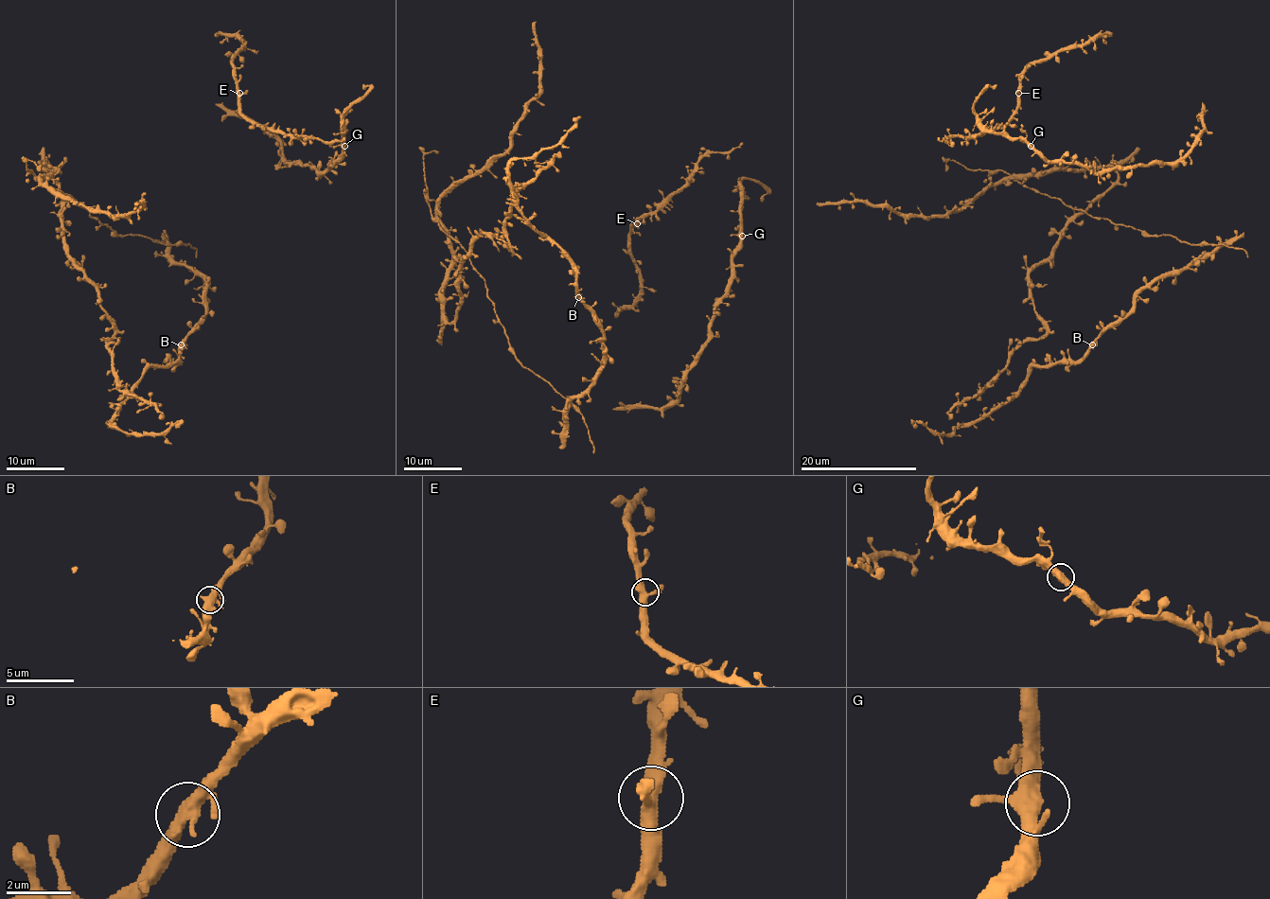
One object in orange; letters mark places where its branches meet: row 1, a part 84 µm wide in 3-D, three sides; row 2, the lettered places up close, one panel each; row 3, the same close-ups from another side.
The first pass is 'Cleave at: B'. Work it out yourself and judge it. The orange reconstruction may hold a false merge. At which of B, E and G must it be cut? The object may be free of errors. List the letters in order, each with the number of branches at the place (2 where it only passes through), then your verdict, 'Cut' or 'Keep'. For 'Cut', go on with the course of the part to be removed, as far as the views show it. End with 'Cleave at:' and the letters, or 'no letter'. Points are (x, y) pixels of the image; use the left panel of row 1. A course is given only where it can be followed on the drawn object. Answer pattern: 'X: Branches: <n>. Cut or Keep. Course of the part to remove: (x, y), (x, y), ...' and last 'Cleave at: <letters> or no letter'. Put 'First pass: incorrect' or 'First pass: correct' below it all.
B: Branches: 3. Keep
E: Branches: 3. Keep
G: Branches: 3. Keep
Cleave at: no letter
First pass: incorrect

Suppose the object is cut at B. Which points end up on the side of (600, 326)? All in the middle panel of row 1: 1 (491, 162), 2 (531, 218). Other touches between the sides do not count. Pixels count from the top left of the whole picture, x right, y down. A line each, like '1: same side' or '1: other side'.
1: same side
2: other side

